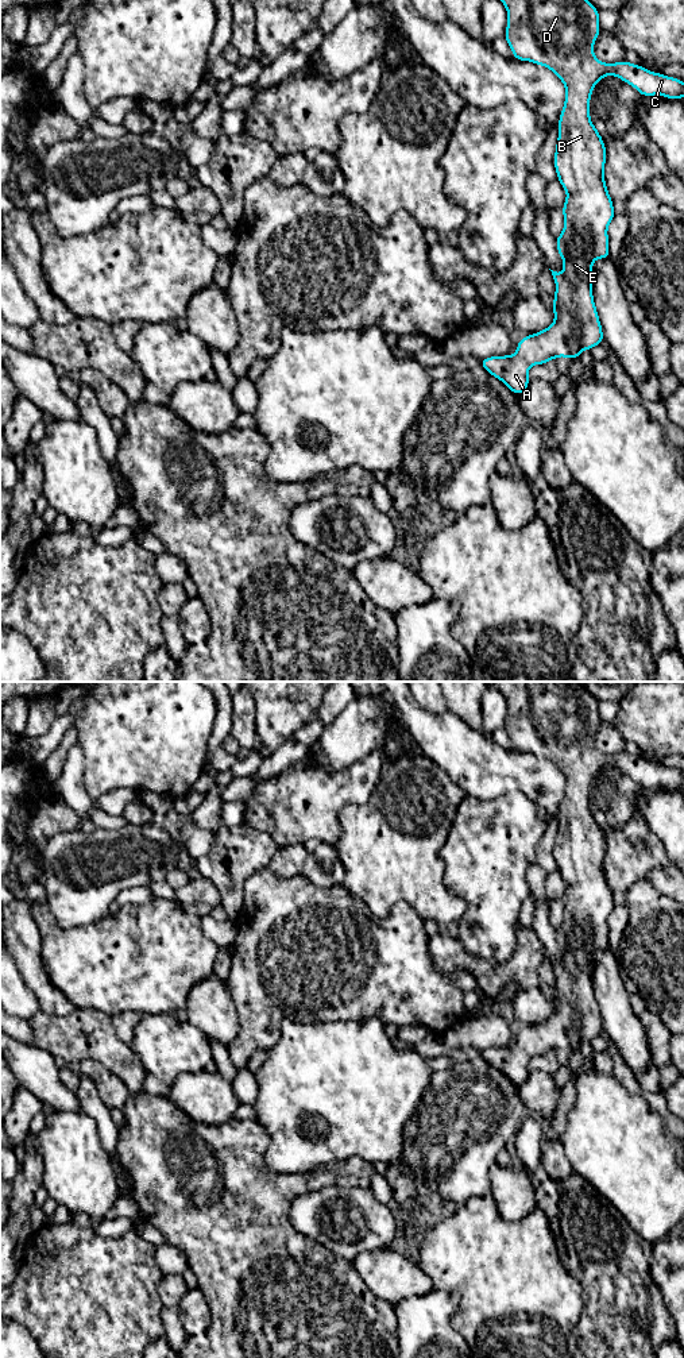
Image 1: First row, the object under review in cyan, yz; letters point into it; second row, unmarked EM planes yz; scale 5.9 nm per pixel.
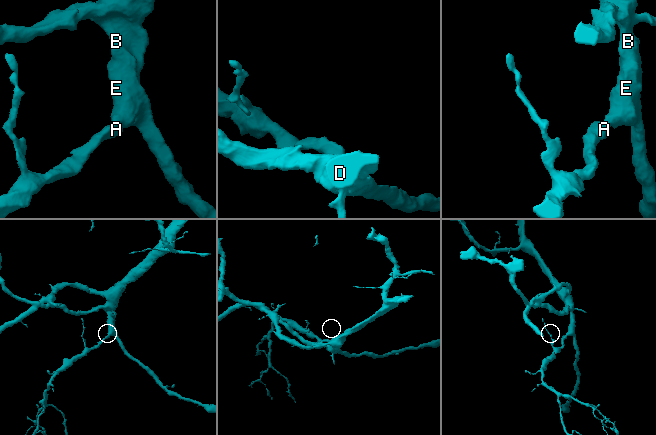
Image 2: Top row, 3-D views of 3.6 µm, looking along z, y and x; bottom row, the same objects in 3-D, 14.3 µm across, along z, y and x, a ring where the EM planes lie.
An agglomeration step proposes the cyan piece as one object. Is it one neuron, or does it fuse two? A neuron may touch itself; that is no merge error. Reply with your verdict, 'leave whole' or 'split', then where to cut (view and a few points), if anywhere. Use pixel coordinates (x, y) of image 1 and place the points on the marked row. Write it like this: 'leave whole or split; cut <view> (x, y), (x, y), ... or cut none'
leave whole; cut none

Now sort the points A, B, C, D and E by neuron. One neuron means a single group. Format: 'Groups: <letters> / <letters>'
Groups: A B C D E

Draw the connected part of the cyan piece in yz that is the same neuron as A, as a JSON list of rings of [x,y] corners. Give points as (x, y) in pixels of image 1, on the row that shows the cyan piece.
[[[501,0],[507,9],[507,28],[503,38],[507,40],[513,57],[518,61],[530,61],[536,65],[542,65],[550,69],[565,86],[565,103],[560,113],[557,124],[559,139],[556,143],[556,153],[553,165],[556,167],[557,180],[567,190],[565,204],[561,208],[564,215],[564,229],[556,238],[556,247],[563,258],[564,273],[552,271],[556,282],[554,302],[552,310],[556,316],[549,328],[536,332],[530,336],[523,336],[517,344],[515,355],[488,356],[479,363],[492,377],[501,379],[514,394],[521,396],[530,381],[528,378],[529,369],[533,364],[545,364],[550,359],[565,356],[576,359],[583,350],[590,350],[595,346],[603,344],[603,331],[596,312],[595,301],[592,297],[592,265],[596,258],[608,259],[608,235],[607,228],[614,219],[614,201],[611,200],[604,181],[604,163],[606,163],[606,144],[602,140],[599,131],[594,127],[590,117],[590,100],[595,85],[604,76],[619,77],[623,82],[634,86],[641,96],[662,94],[668,100],[677,100],[684,97],[684,82],[675,77],[654,73],[644,66],[634,65],[627,61],[617,63],[603,63],[595,54],[592,45],[596,42],[600,31],[599,9],[595,8],[588,0]]]

